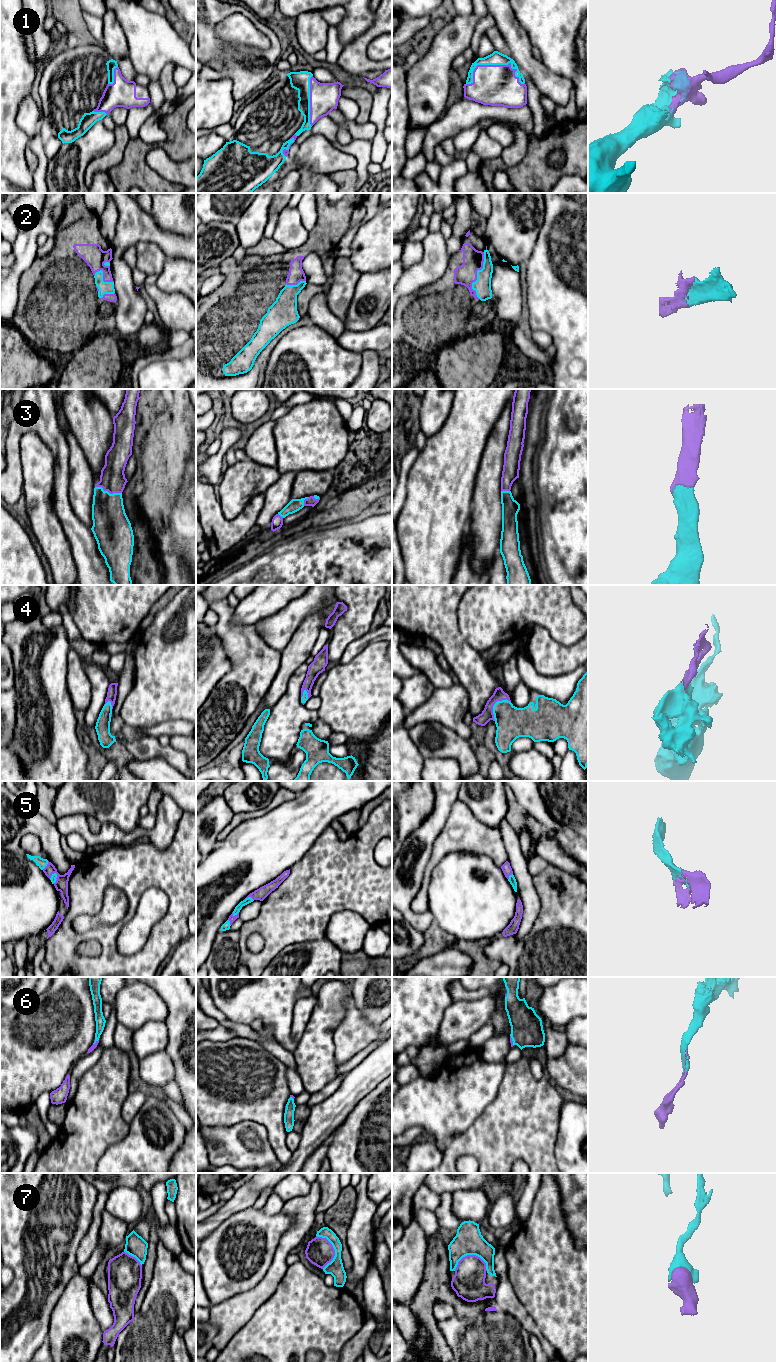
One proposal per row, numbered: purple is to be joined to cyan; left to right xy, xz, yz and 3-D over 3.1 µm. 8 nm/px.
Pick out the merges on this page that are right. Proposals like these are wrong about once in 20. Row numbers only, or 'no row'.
1, 2, 3, 4, 5, 6, 7

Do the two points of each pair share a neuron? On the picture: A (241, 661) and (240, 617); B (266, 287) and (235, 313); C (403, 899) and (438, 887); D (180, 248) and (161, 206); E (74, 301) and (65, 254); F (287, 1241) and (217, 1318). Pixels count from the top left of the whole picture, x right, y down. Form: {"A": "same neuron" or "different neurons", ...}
{"A": "different neurons", "B": "same neuron", "C": "different neurons", "D": "different neurons", "E": "same neuron", "F": "same neuron"}

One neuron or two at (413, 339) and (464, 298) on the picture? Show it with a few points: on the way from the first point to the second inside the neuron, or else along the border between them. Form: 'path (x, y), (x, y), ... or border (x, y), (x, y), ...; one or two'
path (426, 326), (451, 301); one

